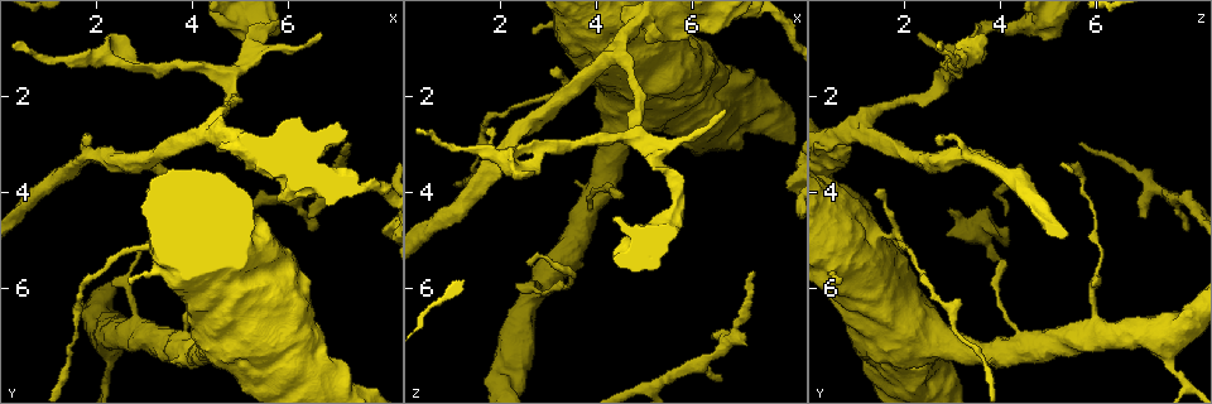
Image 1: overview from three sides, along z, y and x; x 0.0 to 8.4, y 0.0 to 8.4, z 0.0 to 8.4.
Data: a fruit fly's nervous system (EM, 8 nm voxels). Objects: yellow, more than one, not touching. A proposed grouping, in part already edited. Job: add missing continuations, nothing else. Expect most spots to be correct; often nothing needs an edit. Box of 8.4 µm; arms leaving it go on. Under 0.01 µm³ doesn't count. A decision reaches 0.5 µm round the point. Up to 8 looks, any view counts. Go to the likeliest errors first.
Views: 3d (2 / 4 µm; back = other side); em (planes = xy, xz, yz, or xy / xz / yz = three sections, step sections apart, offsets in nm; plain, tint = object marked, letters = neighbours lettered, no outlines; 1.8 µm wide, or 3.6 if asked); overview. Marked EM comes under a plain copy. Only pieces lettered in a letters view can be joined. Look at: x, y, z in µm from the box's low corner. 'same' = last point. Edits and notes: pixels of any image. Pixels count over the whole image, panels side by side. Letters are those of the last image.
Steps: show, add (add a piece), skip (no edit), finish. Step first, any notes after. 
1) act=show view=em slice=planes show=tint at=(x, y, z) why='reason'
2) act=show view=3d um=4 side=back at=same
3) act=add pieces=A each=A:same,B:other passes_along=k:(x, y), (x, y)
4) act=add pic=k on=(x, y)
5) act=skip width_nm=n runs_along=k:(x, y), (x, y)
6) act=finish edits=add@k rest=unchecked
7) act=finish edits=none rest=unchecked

act=show view=em slice=xz step=8 show=letters at=(6.40, 4.55, 7.05) why='free end'

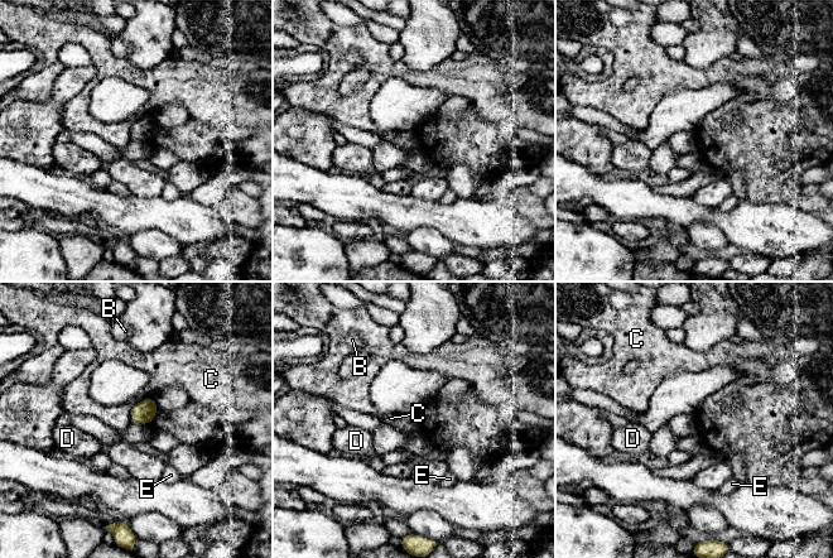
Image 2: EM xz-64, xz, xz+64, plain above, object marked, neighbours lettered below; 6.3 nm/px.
act=show view=em slice=planes show=letters at=same

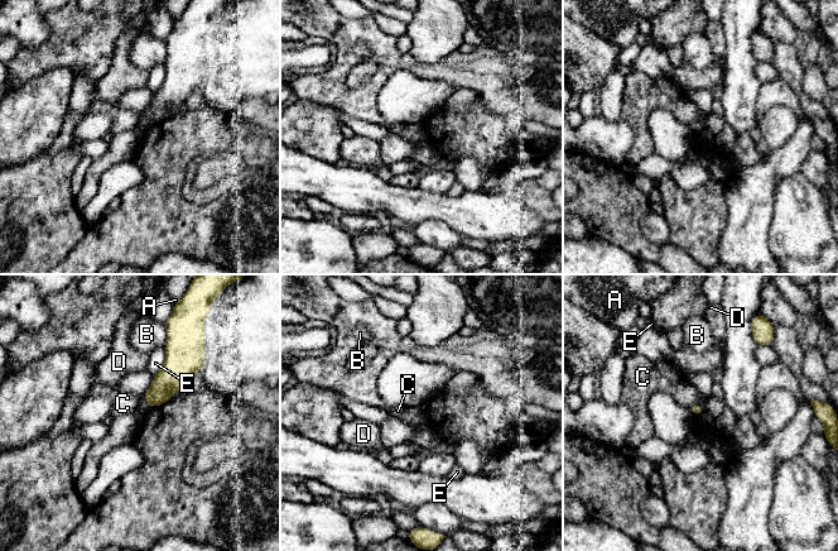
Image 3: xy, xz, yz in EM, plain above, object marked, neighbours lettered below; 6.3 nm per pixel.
act=skip each=A:other,B:other,C:other,D:other,E:other found='none of them fits'

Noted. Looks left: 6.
act=show view=3d um=2 at=(7.30, 3.05, 5.70) why='thin end'

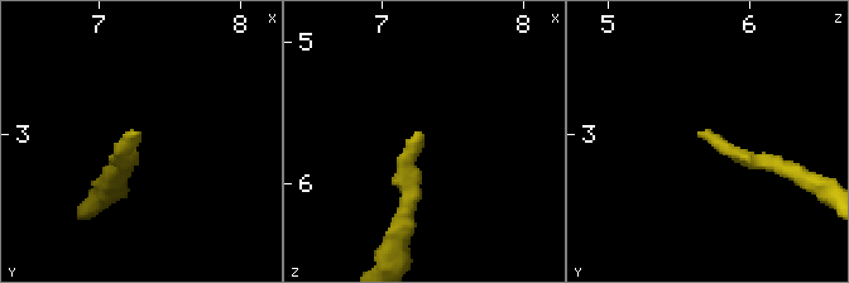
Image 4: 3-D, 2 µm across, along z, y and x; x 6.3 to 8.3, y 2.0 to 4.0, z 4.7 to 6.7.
act=show view=em slice=planes show=tint at=(7.26, 2.98, 5.64)

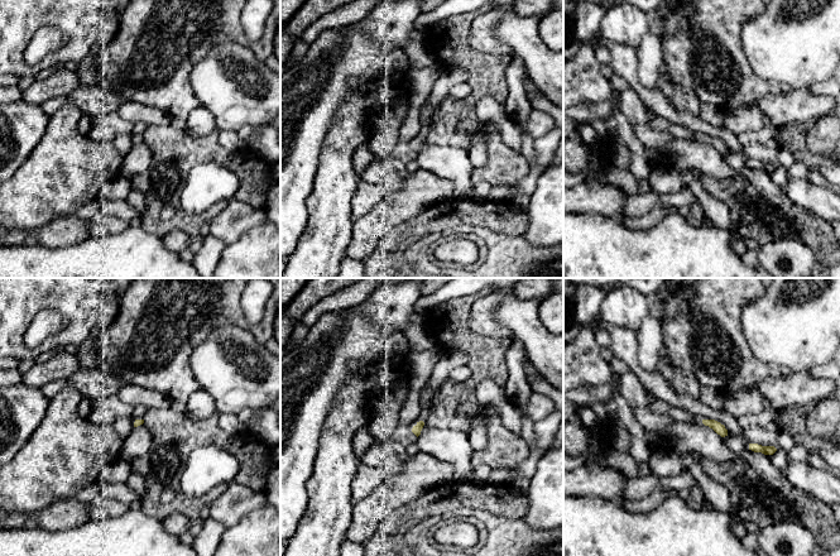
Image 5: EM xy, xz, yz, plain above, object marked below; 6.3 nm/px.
act=show view=em slice=planes show=letters at=same

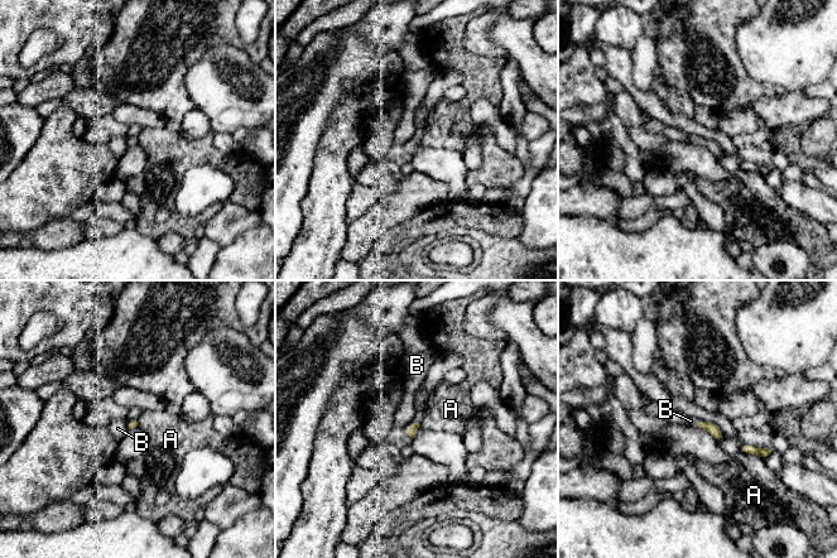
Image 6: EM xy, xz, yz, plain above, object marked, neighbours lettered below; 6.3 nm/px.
act=skip each=A:other,B:other border=6:(415, 418), (410, 426) found='none of them fits'

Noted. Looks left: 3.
act=show view=em slice=planes show=letters at=(6.45, 6.70, 1.35) why='touches itself'

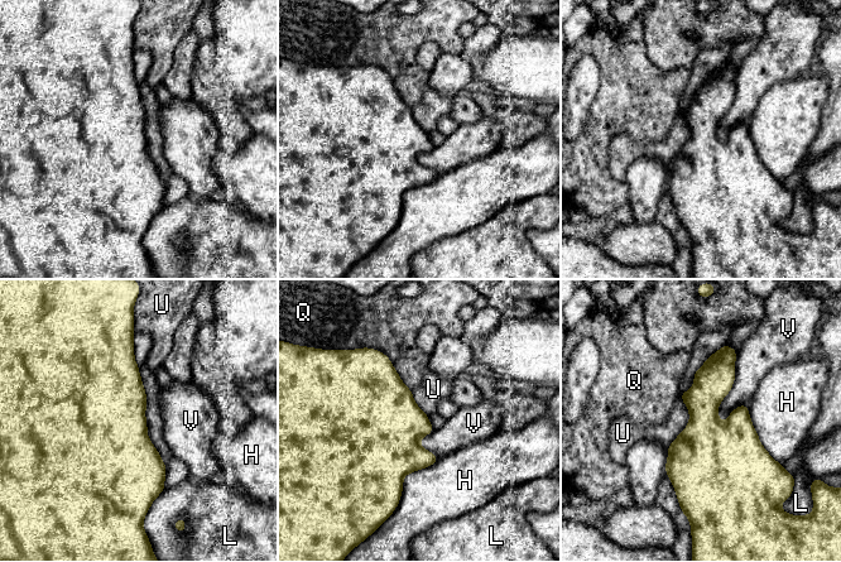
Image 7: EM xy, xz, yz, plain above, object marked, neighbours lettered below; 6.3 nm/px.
act=skip each=H:other,L:other,Q:other,U:other,V:other border=7:(681, 397), (688, 424), (668, 446) found='none of them fits'

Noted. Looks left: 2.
act=finish edits=none rest=unchecked

